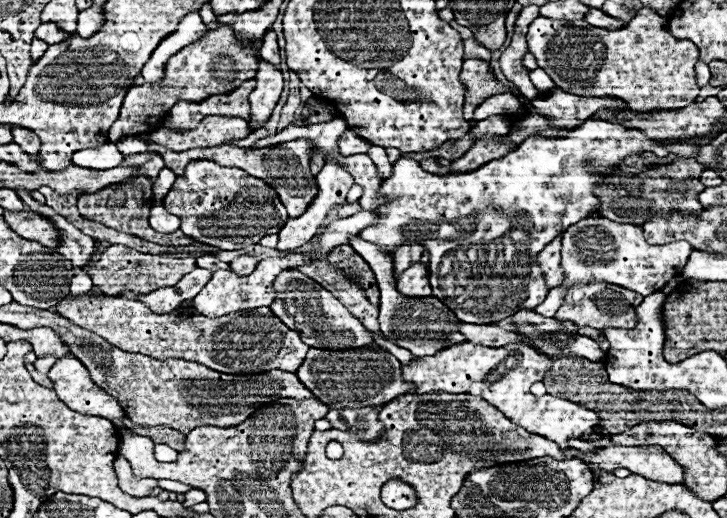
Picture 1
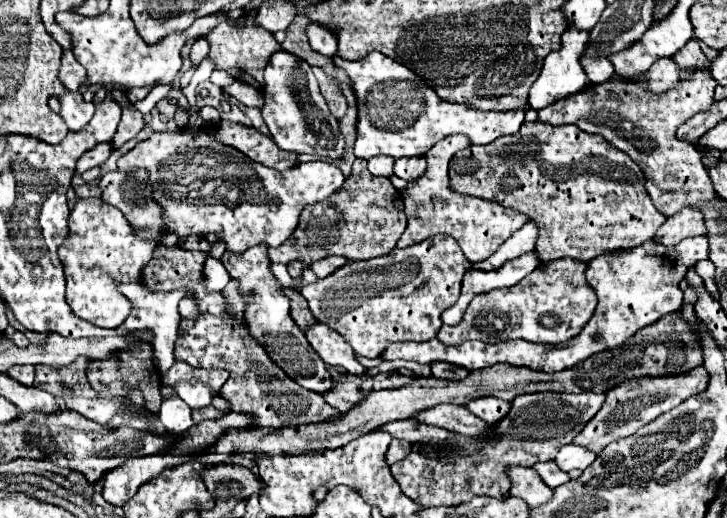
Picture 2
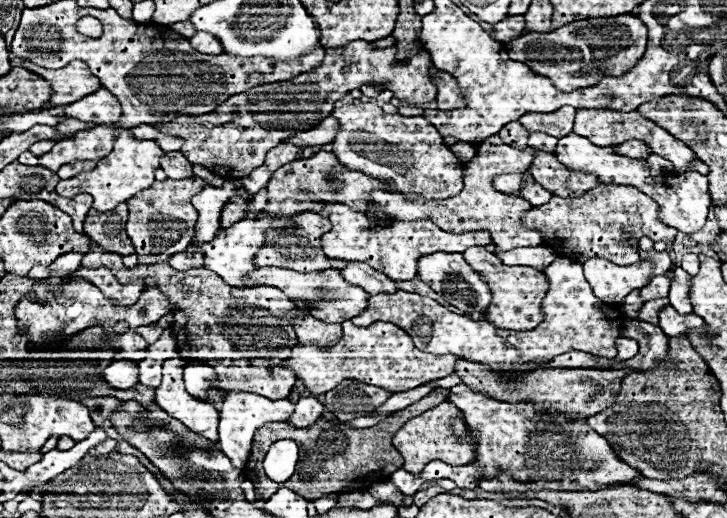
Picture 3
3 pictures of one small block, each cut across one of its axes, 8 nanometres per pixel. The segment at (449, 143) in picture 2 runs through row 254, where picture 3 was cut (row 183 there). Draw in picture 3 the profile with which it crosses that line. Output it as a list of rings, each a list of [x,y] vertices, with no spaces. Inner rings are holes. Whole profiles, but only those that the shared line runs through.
[[[490,136],[484,142],[478,144],[478,154],[462,164],[464,166],[464,190],[448,200],[416,200],[416,202],[406,202],[400,192],[385,192],[374,190],[370,193],[370,210],[386,210],[396,220],[422,220],[430,218],[434,224],[438,224],[446,232],[454,234],[464,234],[464,232],[476,232],[476,230],[488,230],[492,234],[492,240],[496,246],[502,250],[514,250],[522,246],[542,246],[544,240],[536,230],[526,230],[520,222],[520,214],[532,208],[530,202],[512,198],[508,194],[496,192],[492,188],[492,178],[496,174],[506,174],[506,172],[524,172],[530,168],[534,150],[516,150],[508,144],[502,144],[500,136]]]

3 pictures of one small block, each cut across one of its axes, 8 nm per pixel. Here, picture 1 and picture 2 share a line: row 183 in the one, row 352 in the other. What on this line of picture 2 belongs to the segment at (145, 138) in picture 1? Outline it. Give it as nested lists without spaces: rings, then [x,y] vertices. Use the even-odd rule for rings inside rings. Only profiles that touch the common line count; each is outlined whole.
[[[258,244],[242,254],[226,252],[222,256],[222,262],[224,262],[228,274],[232,278],[240,280],[242,294],[254,292],[254,296],[250,298],[252,304],[246,310],[246,324],[248,324],[250,336],[254,336],[254,340],[258,340],[258,344],[262,344],[262,348],[266,348],[266,354],[270,356],[270,360],[274,360],[274,364],[278,364],[296,384],[300,384],[308,390],[314,390],[314,392],[326,392],[332,386],[328,380],[330,374],[326,370],[326,364],[314,352],[314,348],[308,350],[308,340],[306,340],[304,332],[292,320],[290,300],[286,298],[282,284],[270,270],[270,258],[268,258],[266,244]]]

